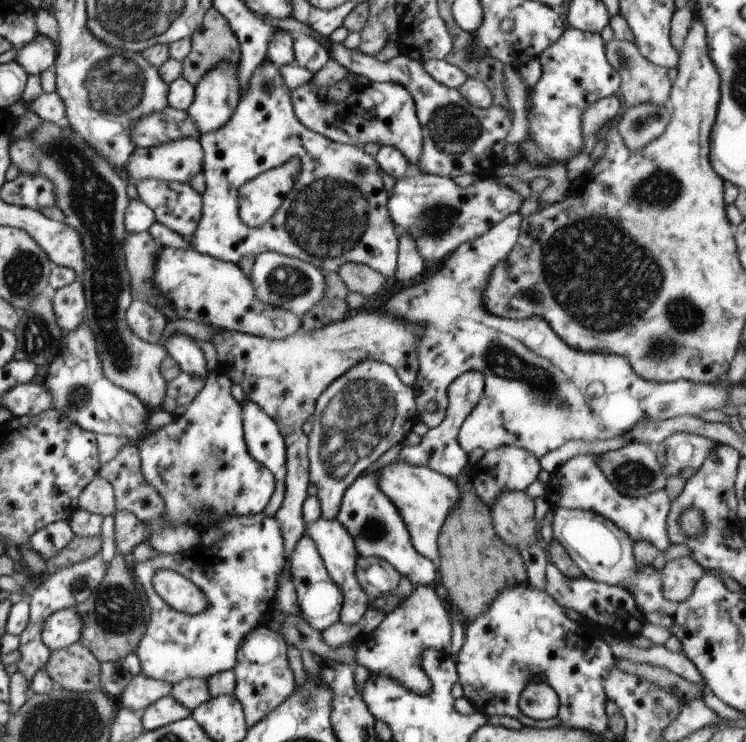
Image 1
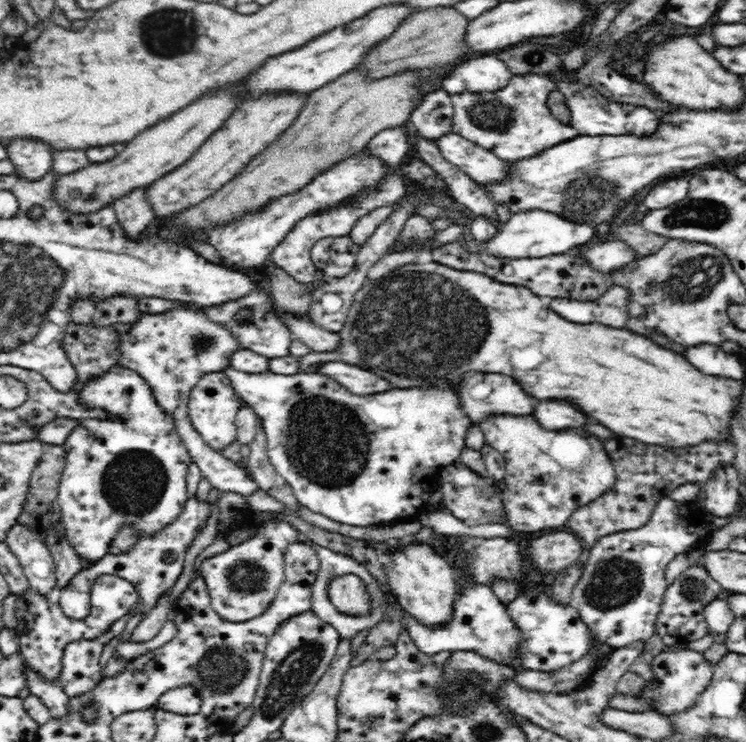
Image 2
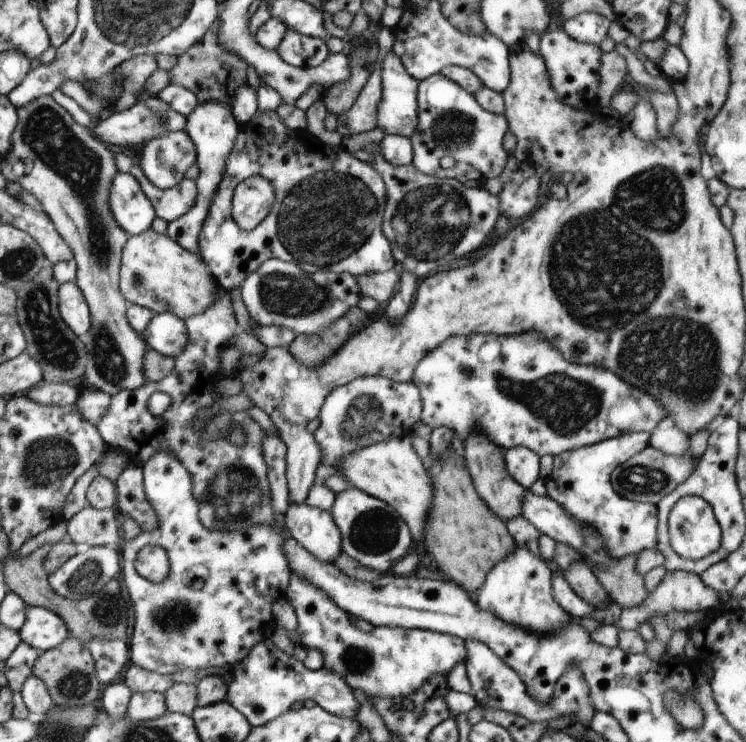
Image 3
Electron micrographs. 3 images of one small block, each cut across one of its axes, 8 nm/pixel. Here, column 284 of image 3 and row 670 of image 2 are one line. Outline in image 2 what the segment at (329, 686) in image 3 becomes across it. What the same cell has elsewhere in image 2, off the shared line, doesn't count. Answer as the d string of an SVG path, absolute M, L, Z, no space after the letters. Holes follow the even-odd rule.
M664 650L664 652L660 652L652 660L652 670L656 676L656 684L650 686L646 682L636 698L646 698L654 706L650 710L664 714L664 716L672 716L672 714L688 710L698 700L698 696L706 690L706 686L712 680L712 674L714 674L714 666L710 666L704 660L702 652L692 652L692 650L670 650L670 652Z

